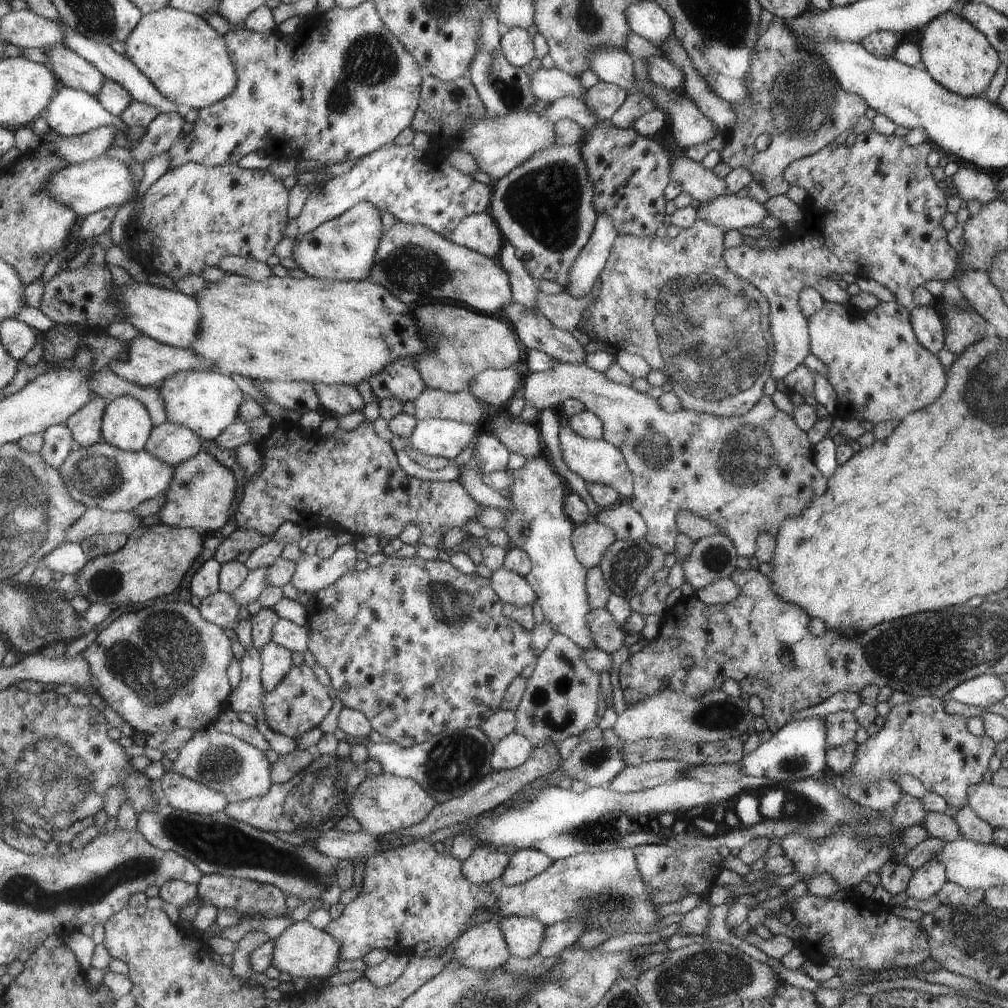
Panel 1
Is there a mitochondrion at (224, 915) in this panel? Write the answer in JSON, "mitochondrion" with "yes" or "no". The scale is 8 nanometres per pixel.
{"mitochondrion":"no"}

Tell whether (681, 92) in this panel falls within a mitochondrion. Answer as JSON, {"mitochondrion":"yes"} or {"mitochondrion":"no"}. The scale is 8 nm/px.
{"mitochondrion":"no"}

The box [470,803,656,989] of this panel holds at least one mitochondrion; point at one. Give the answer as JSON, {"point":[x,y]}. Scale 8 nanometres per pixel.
{"point":[618,905]}

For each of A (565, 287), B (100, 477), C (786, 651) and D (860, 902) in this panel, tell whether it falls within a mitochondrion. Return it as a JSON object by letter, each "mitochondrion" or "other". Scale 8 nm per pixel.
{"A":"other","B":"mitochondrion","C":"other","D":"other"}

